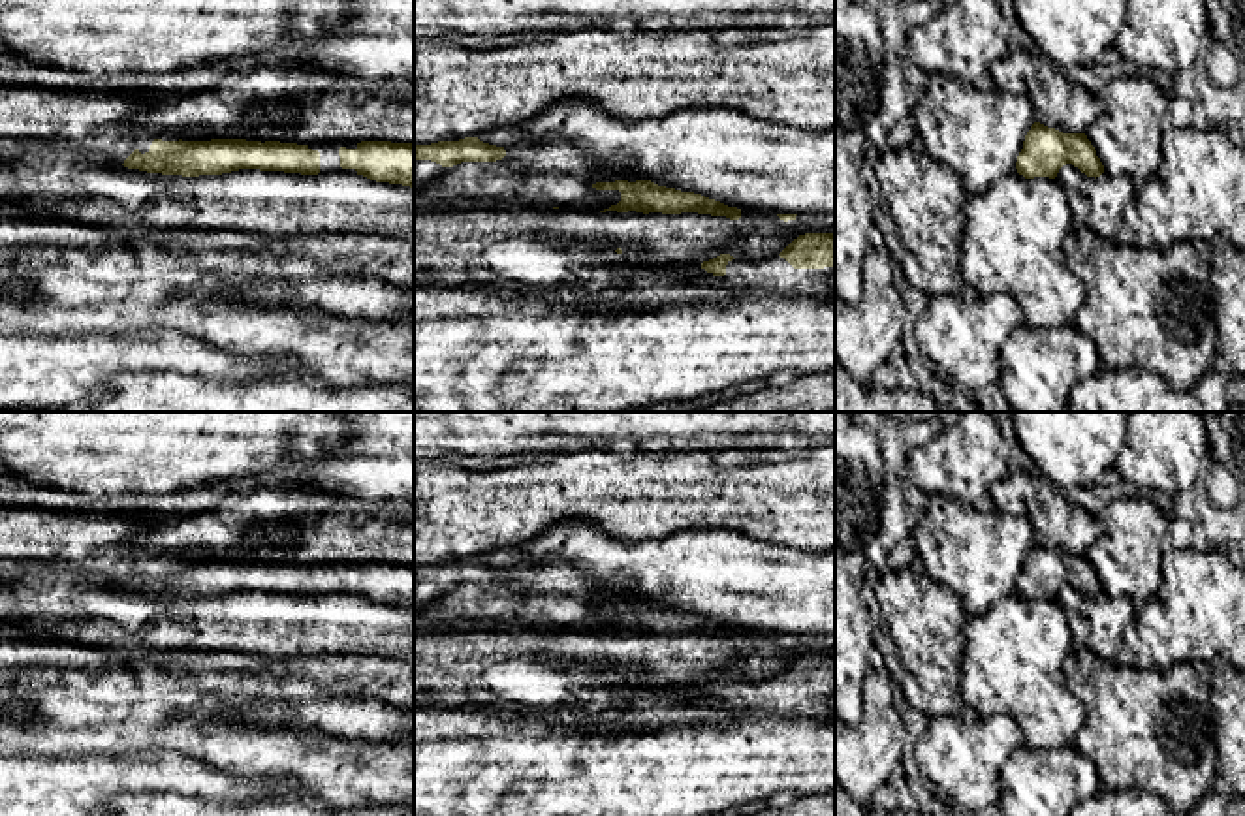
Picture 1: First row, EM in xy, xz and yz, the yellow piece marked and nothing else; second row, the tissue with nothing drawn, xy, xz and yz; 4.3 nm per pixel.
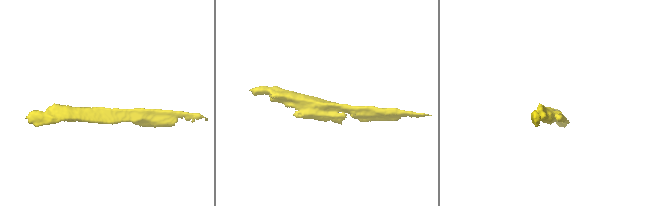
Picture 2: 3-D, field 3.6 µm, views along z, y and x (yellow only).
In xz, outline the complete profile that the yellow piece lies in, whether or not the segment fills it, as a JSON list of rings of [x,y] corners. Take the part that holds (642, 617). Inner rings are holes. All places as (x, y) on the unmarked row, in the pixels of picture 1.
[[[615,602],[615,604],[596,604],[592,605],[596,611],[619,611],[621,622],[611,626],[606,632],[617,634],[662,634],[662,636],[681,636],[681,634],[698,634],[698,636],[711,636],[711,637],[726,637],[730,641],[741,639],[741,630],[728,628],[720,622],[709,620],[701,615],[694,613],[681,613],[675,609],[658,607],[651,602]]]

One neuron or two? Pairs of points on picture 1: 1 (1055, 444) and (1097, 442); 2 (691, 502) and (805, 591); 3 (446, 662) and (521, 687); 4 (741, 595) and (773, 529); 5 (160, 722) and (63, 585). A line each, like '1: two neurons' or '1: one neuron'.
1: one neuron
2: two neurons
3: one neuron
4: two neurons
5: two neurons

